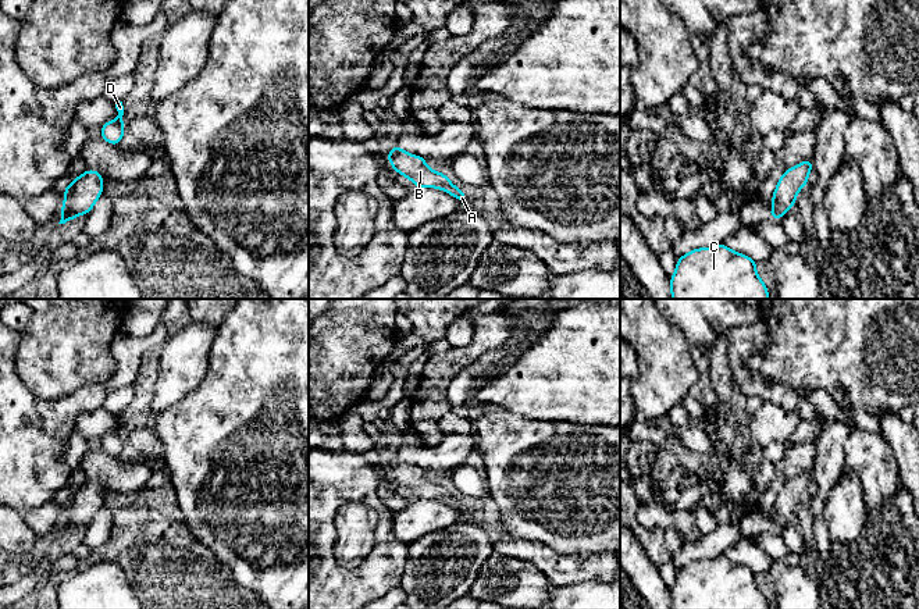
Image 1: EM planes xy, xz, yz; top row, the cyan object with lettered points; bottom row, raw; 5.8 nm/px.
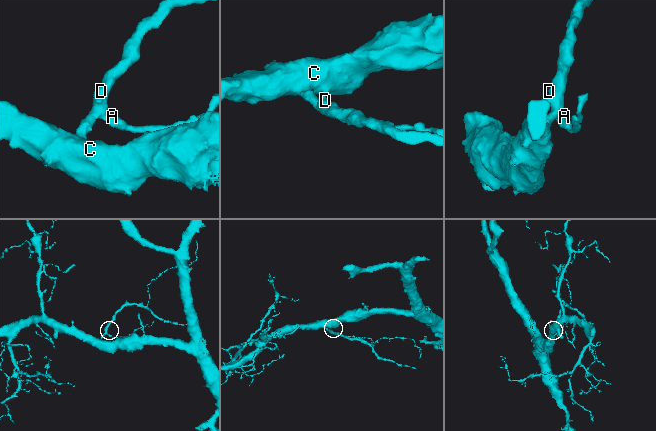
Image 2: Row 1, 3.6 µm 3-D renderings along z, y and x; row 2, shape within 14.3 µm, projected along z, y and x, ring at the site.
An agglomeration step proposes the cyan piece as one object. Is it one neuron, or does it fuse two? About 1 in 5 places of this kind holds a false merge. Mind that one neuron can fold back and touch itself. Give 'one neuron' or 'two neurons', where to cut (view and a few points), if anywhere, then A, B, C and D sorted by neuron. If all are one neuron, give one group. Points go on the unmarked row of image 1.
one neuron; no cut; A B C D

